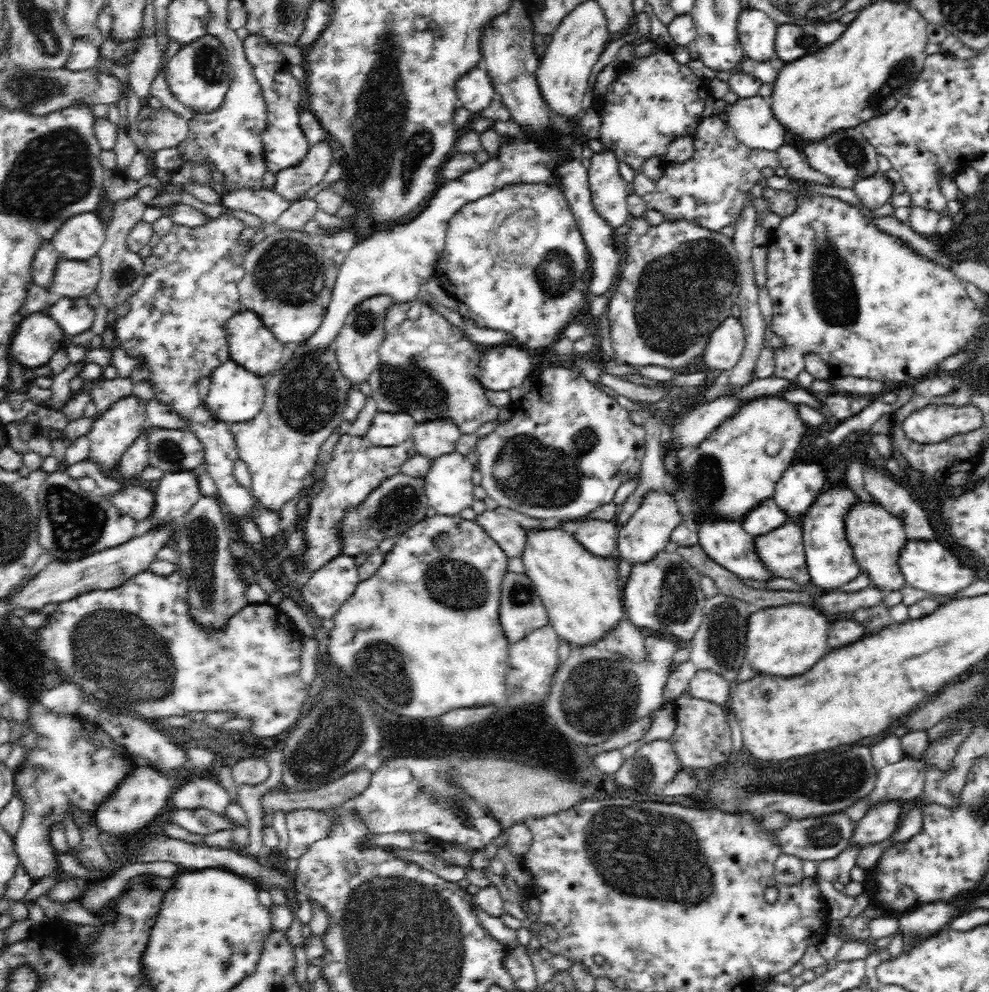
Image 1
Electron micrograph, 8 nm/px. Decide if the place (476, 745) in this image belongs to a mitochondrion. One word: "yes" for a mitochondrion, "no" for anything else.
no

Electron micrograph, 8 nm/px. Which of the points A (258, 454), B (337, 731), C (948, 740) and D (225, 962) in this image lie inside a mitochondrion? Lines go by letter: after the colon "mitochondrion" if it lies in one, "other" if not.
A: other
B: mitochondrion
C: other
D: mitochondrion

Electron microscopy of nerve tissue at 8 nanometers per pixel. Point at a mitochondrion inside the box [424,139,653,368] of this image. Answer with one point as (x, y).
(558, 263)

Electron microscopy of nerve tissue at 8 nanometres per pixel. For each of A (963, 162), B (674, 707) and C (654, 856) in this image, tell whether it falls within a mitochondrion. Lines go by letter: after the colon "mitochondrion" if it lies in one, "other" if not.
A: other
B: other
C: mitochondrion

